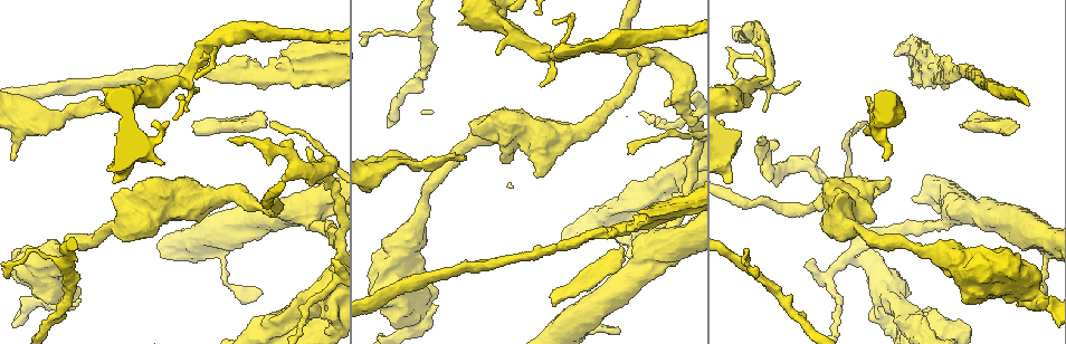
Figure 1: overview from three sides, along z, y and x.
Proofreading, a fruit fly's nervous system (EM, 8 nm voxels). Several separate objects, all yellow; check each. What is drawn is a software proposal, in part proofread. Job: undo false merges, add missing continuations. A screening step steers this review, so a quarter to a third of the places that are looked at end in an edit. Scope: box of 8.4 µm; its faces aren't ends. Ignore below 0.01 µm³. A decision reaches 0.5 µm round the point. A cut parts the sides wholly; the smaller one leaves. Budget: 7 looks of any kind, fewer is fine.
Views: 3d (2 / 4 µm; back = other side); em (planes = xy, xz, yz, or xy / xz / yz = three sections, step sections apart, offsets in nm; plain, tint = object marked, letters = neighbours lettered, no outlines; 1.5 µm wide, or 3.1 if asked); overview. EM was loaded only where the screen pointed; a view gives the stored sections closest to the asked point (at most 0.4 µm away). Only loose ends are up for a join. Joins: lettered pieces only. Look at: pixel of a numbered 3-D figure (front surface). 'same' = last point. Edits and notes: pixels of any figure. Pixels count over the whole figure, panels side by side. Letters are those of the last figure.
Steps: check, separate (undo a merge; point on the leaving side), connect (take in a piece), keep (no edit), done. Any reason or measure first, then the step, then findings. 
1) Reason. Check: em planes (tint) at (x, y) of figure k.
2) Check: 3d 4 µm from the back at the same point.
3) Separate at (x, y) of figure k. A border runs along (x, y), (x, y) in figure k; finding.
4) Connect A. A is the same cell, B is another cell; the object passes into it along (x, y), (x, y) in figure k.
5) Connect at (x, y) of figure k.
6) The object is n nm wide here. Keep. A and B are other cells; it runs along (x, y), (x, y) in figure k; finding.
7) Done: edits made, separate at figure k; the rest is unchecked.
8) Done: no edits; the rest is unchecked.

Free end. Check: em planes (letters) at (884, 159) of figure 1.

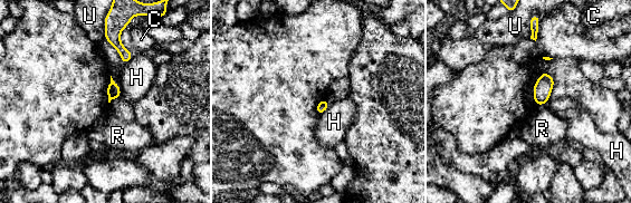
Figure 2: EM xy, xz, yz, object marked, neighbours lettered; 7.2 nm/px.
Keep. C, H, R and U are other cells; a border runs along (544, 104), (536, 106) in figure 2; no lettered piece goes on from it.

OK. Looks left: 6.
Sudden change in width. Check: em planes (tint) at (815, 173) of figure 1.

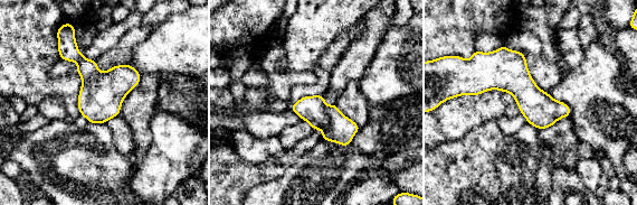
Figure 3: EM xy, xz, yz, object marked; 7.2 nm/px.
Check: em planes (letters) at the same point.

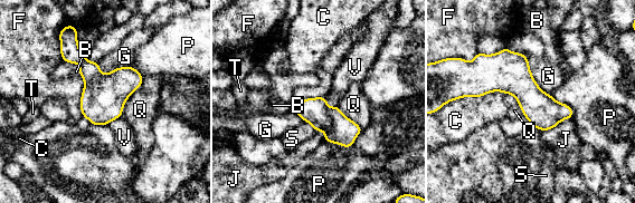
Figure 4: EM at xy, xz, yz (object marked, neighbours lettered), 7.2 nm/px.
Keep. B, C, F, G, J, P, Q, S, T and V are other cells; continuous, no second neuron.

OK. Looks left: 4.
Sudden change in width. Check: em planes (plain) at (317, 55) of figure 1.

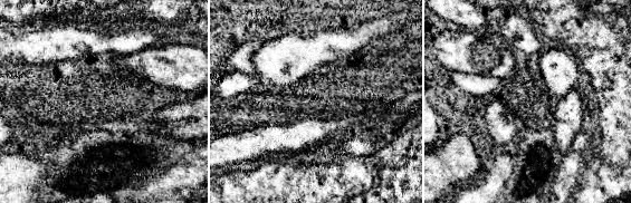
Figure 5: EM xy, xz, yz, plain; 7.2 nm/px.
Check: em planes (letters) at the same point.

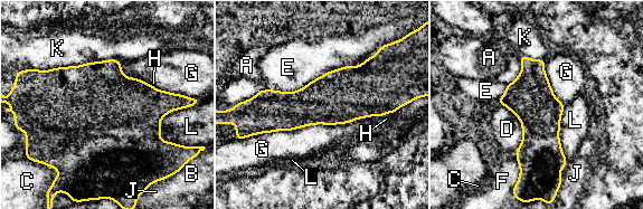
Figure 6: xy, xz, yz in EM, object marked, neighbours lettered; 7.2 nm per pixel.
The object is 340 nm wide here. Keep. A, B, C, D, E, F, G, H, J, K and L are other cells; a border runs along (497, 103), (520, 121), (518, 146) in figure 6; continuous, no second neuron.

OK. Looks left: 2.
Done: no edits; the rest is unchecked.

